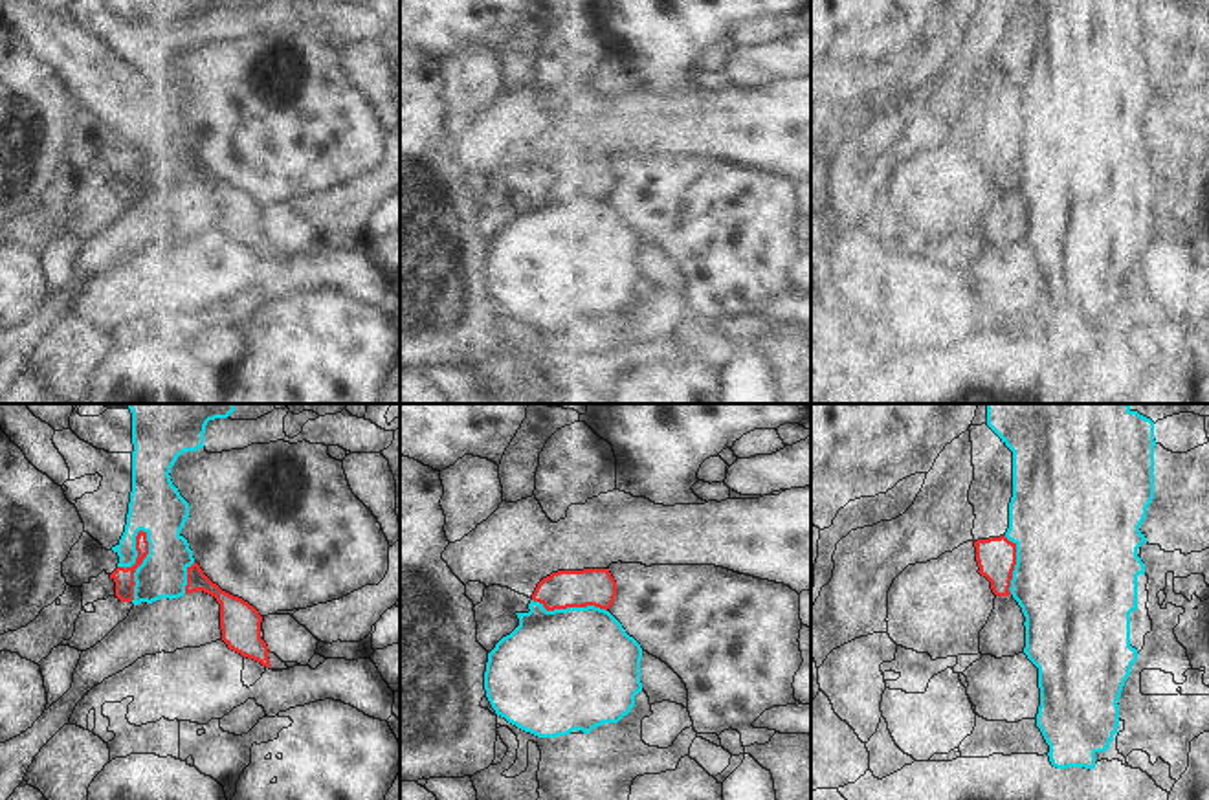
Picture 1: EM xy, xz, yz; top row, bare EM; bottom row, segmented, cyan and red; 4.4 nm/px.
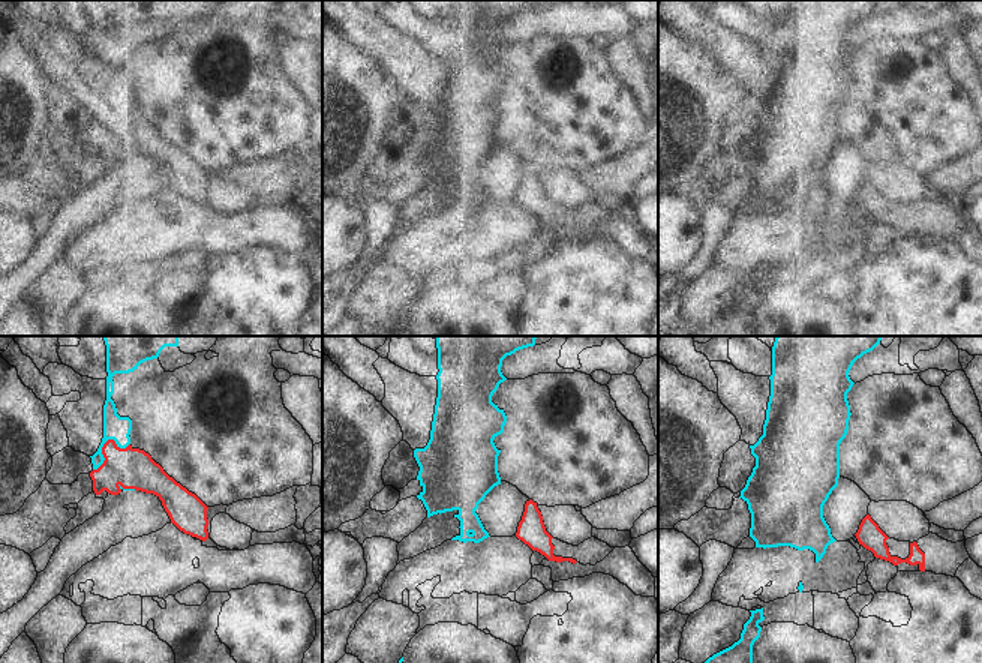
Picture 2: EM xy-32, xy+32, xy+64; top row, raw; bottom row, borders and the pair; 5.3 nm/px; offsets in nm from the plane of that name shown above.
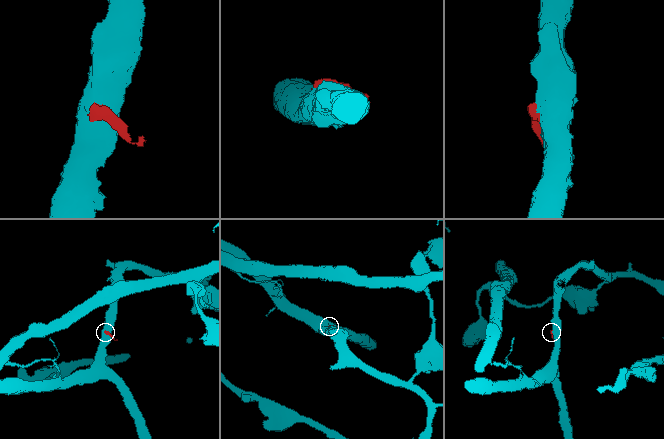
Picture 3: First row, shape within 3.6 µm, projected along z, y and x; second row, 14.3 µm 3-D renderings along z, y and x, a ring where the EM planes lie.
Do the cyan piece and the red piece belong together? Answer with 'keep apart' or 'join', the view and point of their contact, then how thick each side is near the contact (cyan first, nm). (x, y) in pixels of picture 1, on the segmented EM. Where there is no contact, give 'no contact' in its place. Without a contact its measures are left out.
keep apart; meets cyan in xy at (140, 566); 220 nm thick on the cyan side, 90 nm on the other

